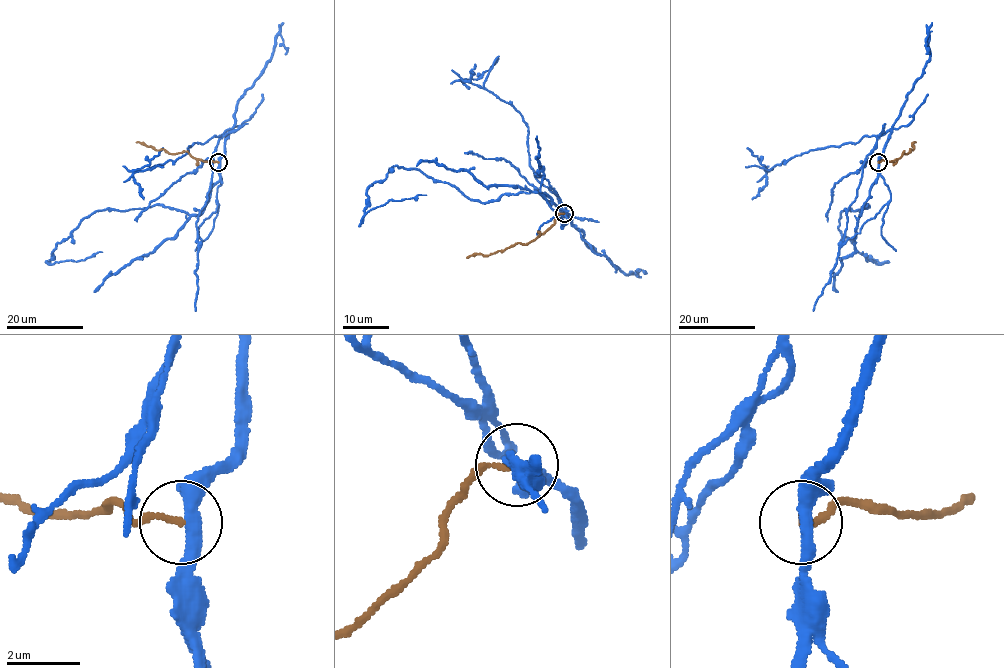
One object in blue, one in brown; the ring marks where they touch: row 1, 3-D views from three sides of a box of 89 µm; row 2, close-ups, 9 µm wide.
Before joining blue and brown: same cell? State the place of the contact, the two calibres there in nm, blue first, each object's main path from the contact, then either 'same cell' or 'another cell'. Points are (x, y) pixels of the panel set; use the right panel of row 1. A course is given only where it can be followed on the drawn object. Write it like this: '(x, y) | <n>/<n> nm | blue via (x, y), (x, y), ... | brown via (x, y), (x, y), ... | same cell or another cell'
(878, 162) | 360/160 nm | blue via (878, 162), (860, 214), (869, 207), (840, 213), (838, 229), (879, 263), (862, 252) | brown via (878, 162), (898, 159), (904, 152), (907, 153), (913, 149), (915, 142) | another cell

